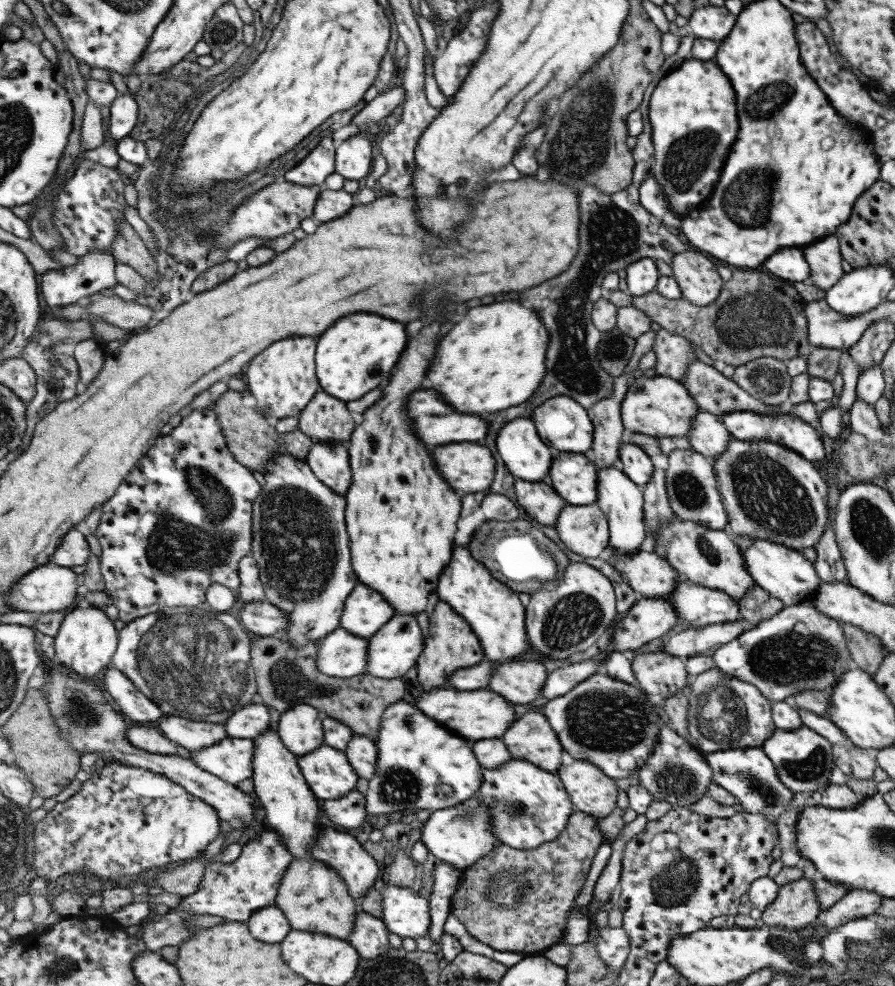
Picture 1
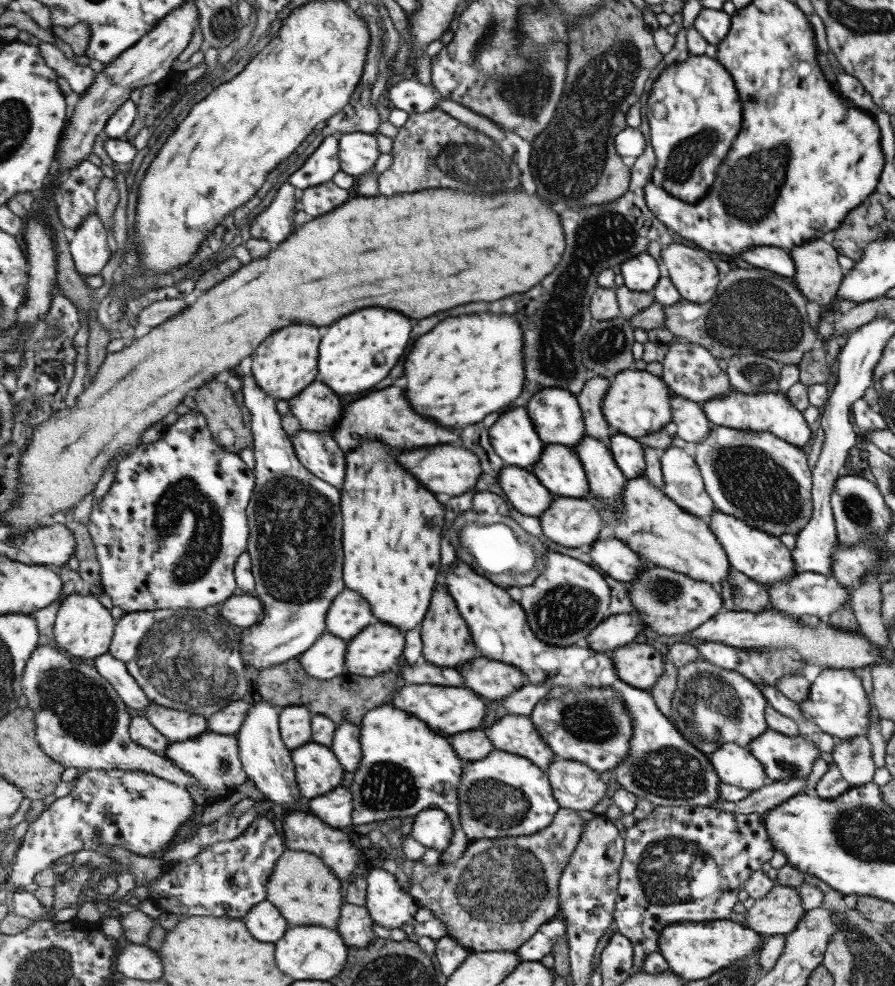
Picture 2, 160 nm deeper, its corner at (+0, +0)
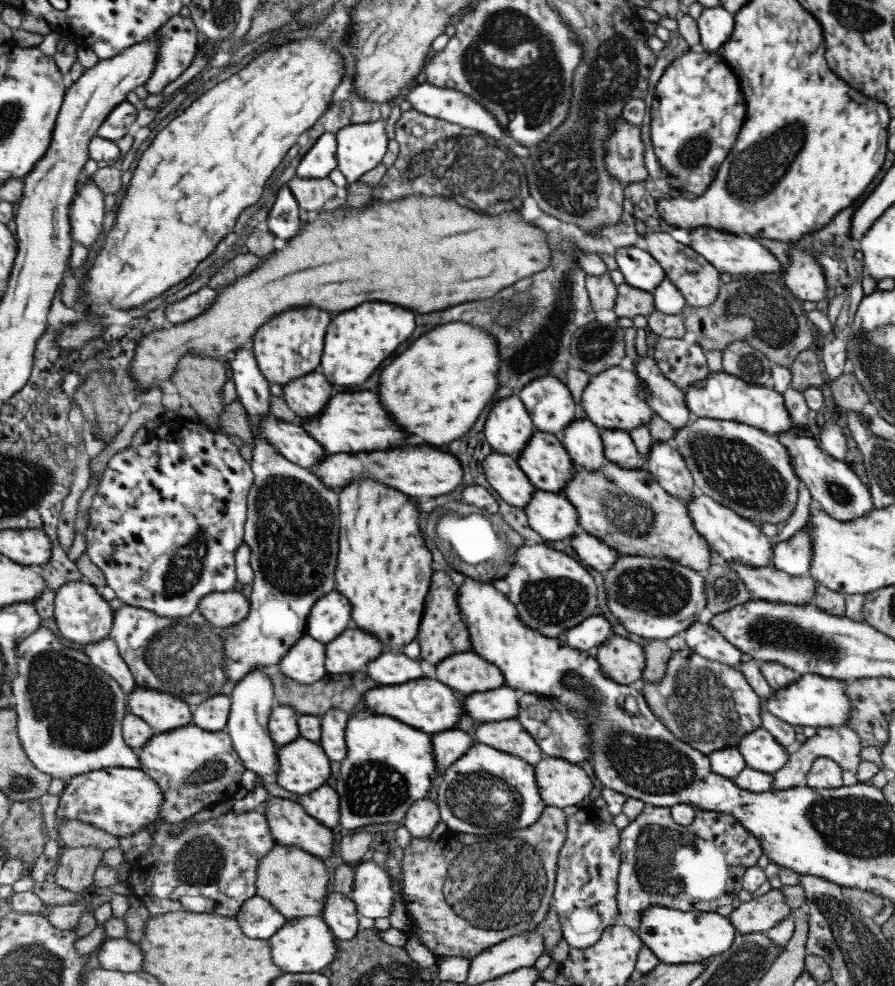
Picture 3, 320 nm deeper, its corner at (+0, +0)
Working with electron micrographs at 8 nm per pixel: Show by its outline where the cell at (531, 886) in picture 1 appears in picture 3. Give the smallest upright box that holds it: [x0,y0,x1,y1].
[398,806,565,958]

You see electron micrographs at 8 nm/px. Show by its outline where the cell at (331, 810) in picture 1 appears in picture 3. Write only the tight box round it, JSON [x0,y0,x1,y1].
[299,785,340,829]

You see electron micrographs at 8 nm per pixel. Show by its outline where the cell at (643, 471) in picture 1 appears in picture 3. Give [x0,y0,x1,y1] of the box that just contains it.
[600,429,646,470]

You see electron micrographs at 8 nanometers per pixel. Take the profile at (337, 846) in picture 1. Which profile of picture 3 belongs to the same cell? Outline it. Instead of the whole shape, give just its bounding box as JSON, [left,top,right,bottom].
[262,797,335,860]

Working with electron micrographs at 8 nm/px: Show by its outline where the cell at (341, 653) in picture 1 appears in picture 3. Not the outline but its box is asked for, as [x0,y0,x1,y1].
[276,634,329,684]

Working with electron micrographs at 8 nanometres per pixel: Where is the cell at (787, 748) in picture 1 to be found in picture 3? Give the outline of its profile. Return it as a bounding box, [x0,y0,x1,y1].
[736,727,787,774]

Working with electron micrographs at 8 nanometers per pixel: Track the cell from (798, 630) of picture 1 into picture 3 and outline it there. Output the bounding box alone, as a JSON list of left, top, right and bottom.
[681,622,742,670]

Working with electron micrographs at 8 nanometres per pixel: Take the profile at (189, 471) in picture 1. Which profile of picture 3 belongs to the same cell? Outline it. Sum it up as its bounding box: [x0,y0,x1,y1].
[85,417,256,618]

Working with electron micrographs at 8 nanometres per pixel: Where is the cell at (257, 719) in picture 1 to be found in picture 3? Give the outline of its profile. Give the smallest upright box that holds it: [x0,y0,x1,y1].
[193,694,231,731]

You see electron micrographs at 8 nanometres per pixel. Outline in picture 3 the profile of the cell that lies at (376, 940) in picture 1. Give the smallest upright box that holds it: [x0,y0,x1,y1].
[322,892,360,939]

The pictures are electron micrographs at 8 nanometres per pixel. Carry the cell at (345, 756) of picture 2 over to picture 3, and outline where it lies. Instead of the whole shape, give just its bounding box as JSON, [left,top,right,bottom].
[319,709,350,762]

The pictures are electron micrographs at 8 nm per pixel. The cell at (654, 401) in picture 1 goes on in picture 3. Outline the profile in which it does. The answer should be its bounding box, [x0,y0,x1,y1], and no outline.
[580,366,653,431]

